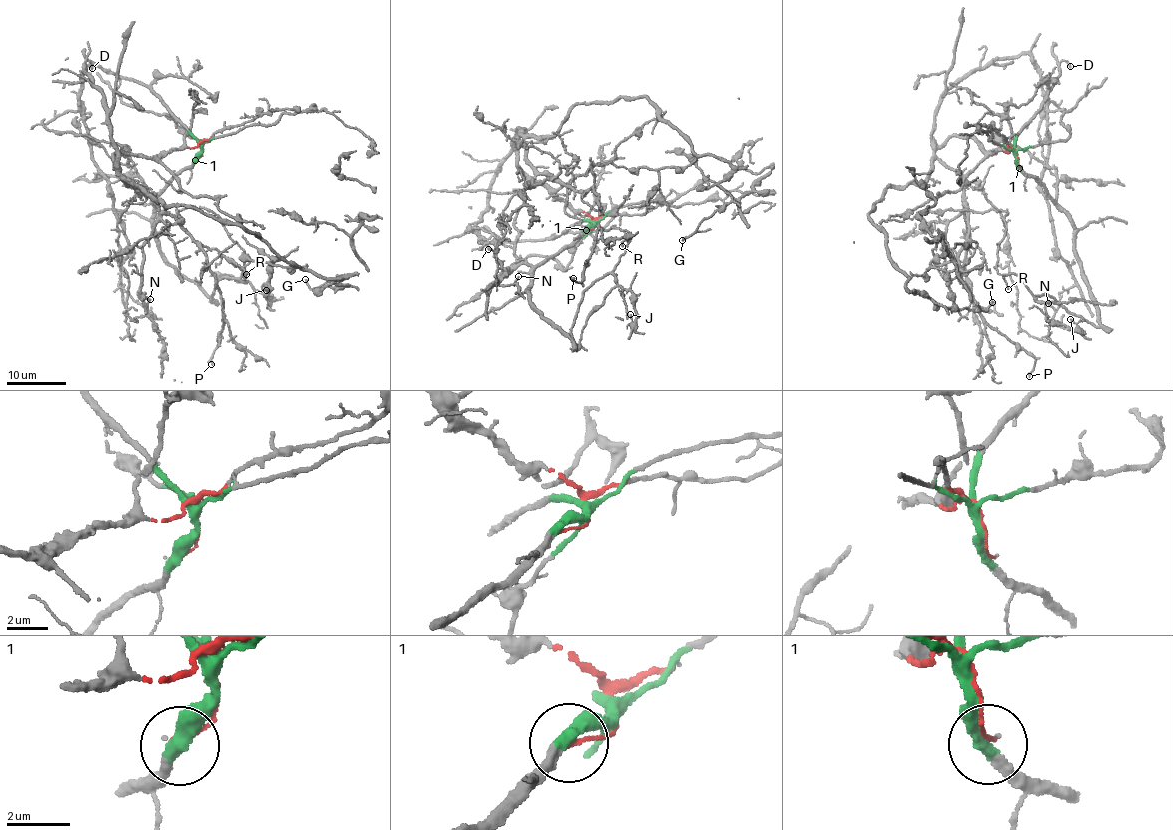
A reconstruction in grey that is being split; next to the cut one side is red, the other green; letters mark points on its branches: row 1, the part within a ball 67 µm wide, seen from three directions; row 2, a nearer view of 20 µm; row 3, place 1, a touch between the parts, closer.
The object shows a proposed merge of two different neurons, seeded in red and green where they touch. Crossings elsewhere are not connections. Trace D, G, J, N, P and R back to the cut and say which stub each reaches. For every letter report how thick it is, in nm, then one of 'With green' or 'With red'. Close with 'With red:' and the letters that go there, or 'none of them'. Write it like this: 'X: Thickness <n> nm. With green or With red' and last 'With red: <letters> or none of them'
D: Thickness 200 nm. With green
G: Thickness 160 nm. With red
J: Thickness 110 nm. With green
N: Thickness 130 nm. With red
P: Thickness 170 nm. With red
R: Thickness 120 nm. With green
With red: G, N, P

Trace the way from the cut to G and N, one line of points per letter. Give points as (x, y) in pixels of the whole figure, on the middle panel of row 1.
G: (593, 224), (532, 182), (516, 141), (576, 104), (644, 97), (731, 167), (729, 202), (682, 240)
N: (593, 224), (518, 166), (519, 127), (475, 225), (503, 272), (487, 295), (518, 276)

